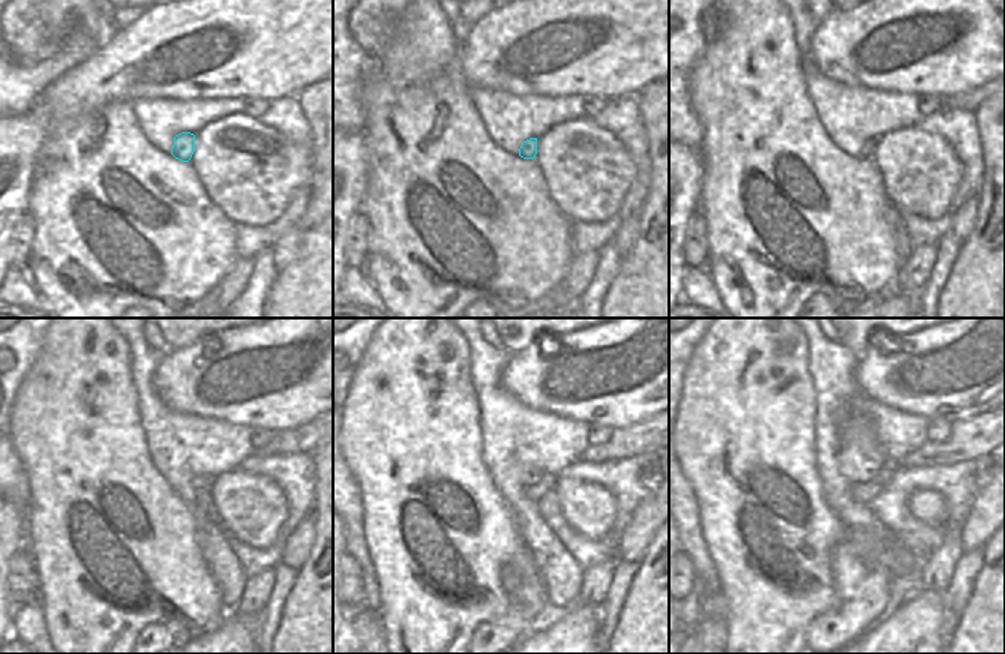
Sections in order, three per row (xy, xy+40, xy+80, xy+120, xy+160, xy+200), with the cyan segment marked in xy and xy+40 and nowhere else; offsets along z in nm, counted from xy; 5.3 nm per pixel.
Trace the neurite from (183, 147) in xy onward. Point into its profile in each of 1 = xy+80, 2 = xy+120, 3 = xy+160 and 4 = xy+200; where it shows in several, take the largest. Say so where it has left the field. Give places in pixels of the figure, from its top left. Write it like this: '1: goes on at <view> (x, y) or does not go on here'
1: goes on at xy+80 (869, 146)
2: goes on at xy+120 (197, 482)
3: goes on at xy+160 (530, 477)
4: goes on at xy+200 (860, 455)

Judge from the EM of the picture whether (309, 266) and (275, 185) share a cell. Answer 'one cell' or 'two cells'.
two cells

